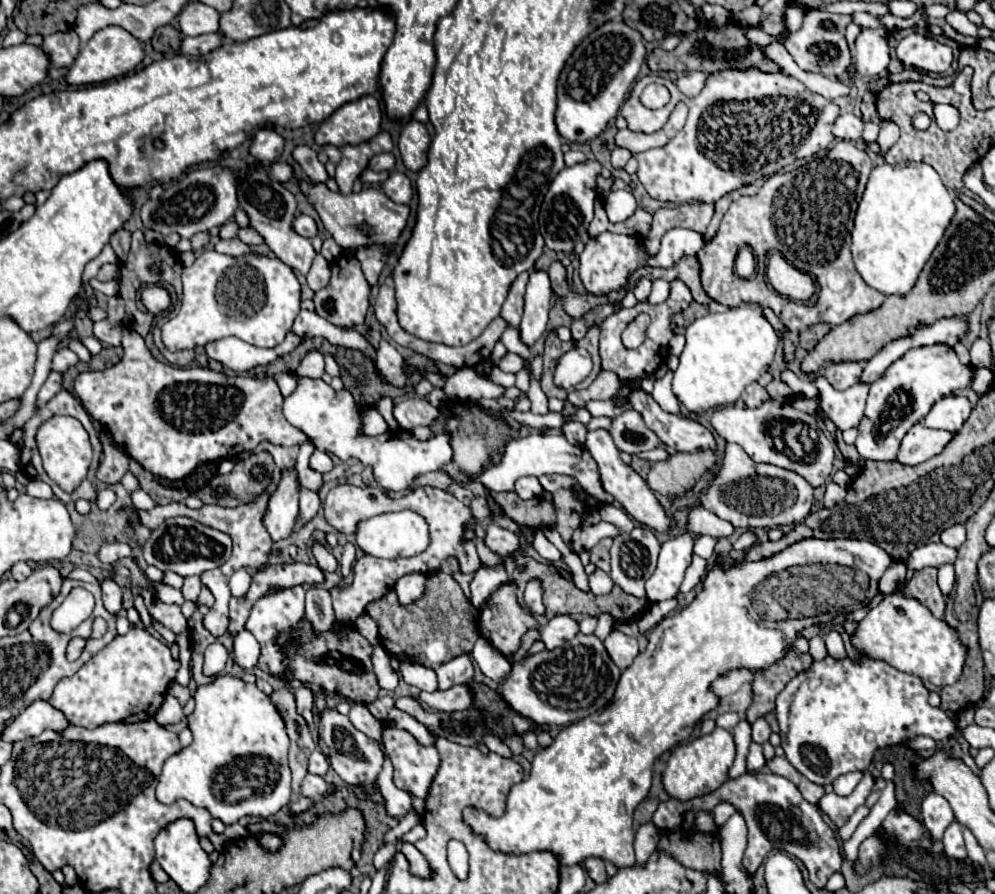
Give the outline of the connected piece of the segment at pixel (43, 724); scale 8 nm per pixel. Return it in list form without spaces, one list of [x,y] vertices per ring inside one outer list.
[[[32,702],[22,714],[18,714],[2,732],[4,742],[18,742],[28,736],[38,736],[44,730],[56,730],[62,732],[68,726],[66,716],[52,708],[48,702]]]

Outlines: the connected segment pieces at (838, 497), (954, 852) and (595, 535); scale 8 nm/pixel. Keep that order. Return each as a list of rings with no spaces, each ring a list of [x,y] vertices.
[[[828,482],[826,484],[826,492],[824,492],[824,506],[826,508],[834,508],[844,500],[844,496],[846,496],[846,488],[840,488],[838,484]]]
[[[954,820],[952,826],[948,826],[946,834],[942,836],[942,842],[944,842],[944,854],[946,854],[948,858],[956,858],[956,860],[966,858],[966,848],[964,848],[962,830],[964,830],[964,826],[958,824],[958,820]]]
[[[600,522],[596,526],[580,526],[570,542],[570,548],[574,552],[584,552],[584,550],[592,550],[602,538],[606,536],[614,536],[614,524],[608,522]]]

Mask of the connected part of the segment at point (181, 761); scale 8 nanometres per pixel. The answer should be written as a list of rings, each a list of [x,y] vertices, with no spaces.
[[[218,676],[214,678],[214,682],[198,686],[194,700],[196,708],[188,716],[188,728],[192,730],[194,740],[188,748],[182,748],[164,762],[156,786],[156,798],[162,804],[172,804],[174,800],[184,798],[194,806],[206,808],[224,824],[234,824],[244,816],[268,818],[276,814],[290,802],[292,794],[288,768],[288,736],[276,706],[254,684],[246,684],[236,676]]]

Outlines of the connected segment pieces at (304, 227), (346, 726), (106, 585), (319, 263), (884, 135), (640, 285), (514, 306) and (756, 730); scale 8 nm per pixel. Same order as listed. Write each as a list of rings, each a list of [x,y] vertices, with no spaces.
[[[298,216],[294,222],[292,222],[292,228],[304,236],[304,238],[314,238],[318,234],[318,228],[316,228],[316,222],[310,218],[310,216]]]
[[[326,708],[320,724],[318,724],[318,738],[320,738],[320,748],[324,752],[324,756],[328,758],[330,766],[334,768],[334,772],[348,784],[352,786],[364,786],[366,792],[372,792],[372,782],[376,780],[376,776],[382,770],[382,752],[378,748],[378,742],[370,740],[366,734],[358,732],[354,728],[354,724],[348,720],[348,716],[340,714],[336,708]]]
[[[110,576],[102,580],[102,598],[104,598],[104,606],[108,612],[116,614],[122,608],[122,590]]]
[[[316,254],[314,264],[312,264],[310,272],[306,274],[306,280],[308,280],[308,286],[314,292],[322,290],[328,284],[328,280],[330,280],[330,262],[322,254]]]
[[[884,122],[884,124],[880,124],[880,134],[878,134],[878,138],[876,138],[876,144],[880,146],[882,156],[896,144],[898,136],[900,136],[900,130],[898,130],[898,126],[896,126],[894,122]]]
[[[640,278],[638,282],[636,282],[636,286],[634,286],[634,296],[638,298],[638,302],[646,302],[646,298],[648,298],[648,294],[650,294],[650,286],[652,286],[652,282],[648,280],[648,278]]]
[[[522,272],[510,286],[508,298],[502,306],[502,318],[510,324],[510,326],[518,326],[522,320],[522,310],[524,310],[524,288],[528,282],[528,272]]]
[[[758,718],[758,720],[752,724],[752,740],[758,742],[758,744],[762,744],[762,742],[768,740],[768,736],[770,736],[770,726],[766,724],[764,718]]]

